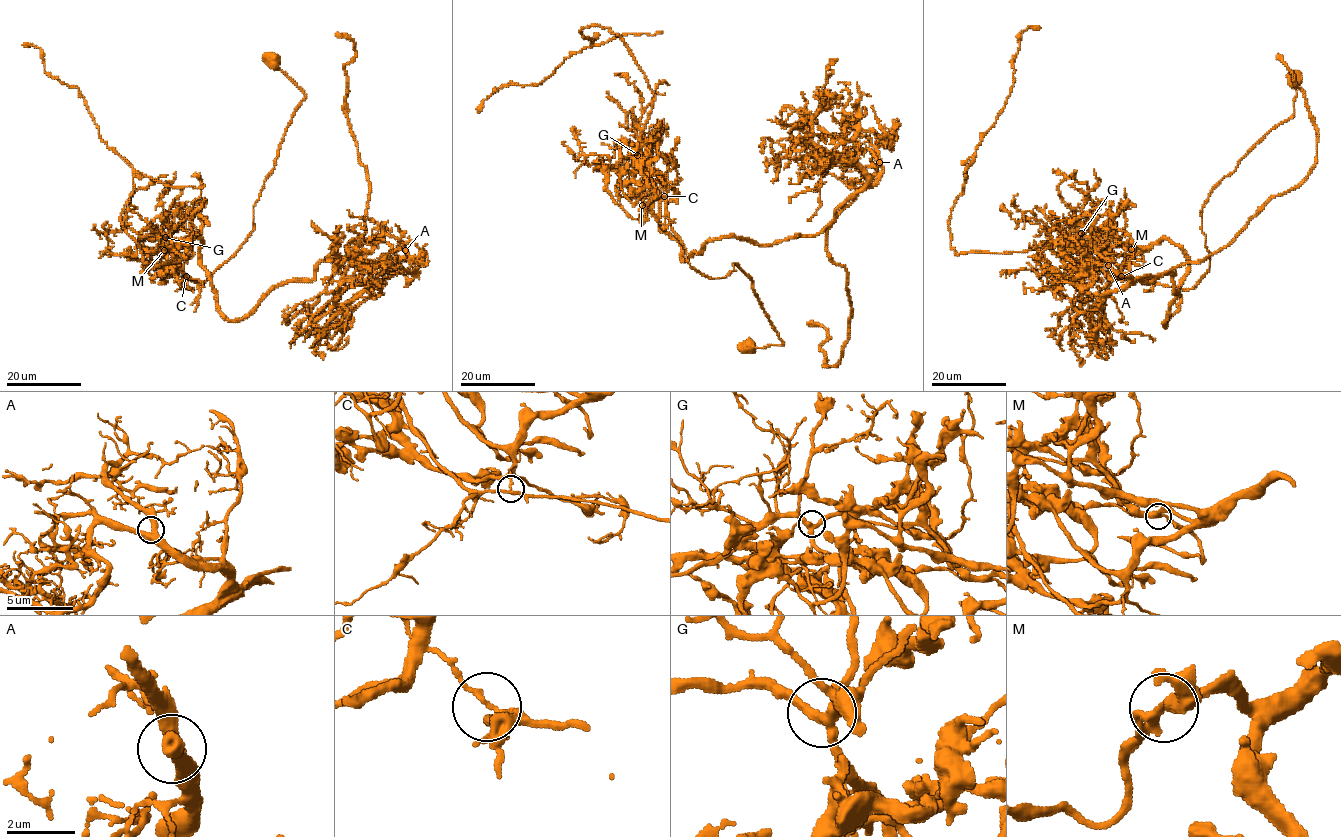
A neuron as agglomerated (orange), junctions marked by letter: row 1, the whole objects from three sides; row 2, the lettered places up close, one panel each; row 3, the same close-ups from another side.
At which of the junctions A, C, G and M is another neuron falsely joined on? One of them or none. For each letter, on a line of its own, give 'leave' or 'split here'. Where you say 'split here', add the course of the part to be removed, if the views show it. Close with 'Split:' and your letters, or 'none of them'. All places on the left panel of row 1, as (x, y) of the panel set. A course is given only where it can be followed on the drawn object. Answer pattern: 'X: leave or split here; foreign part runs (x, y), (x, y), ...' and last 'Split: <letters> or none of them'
A: leave
C: split here; foreign part runs (186, 277), (168, 236), (186, 258), (144, 261), (121, 222), (133, 168), (100, 138), (76, 87), (24, 45)
G: leave
M: leave
Split: C

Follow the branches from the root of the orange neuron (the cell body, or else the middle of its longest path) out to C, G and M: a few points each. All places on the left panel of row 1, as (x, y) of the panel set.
C: (275, 62), (306, 96), (286, 128), (275, 167), (255, 204), (253, 230), (242, 246), (204, 283), (186, 277)
G: (275, 62), (306, 96), (286, 128), (275, 167), (255, 204), (250, 234), (203, 284), (187, 278), (165, 237)
M: (275, 62), (306, 96), (255, 204), (253, 230), (203, 284), (187, 278), (174, 251), (164, 250)

